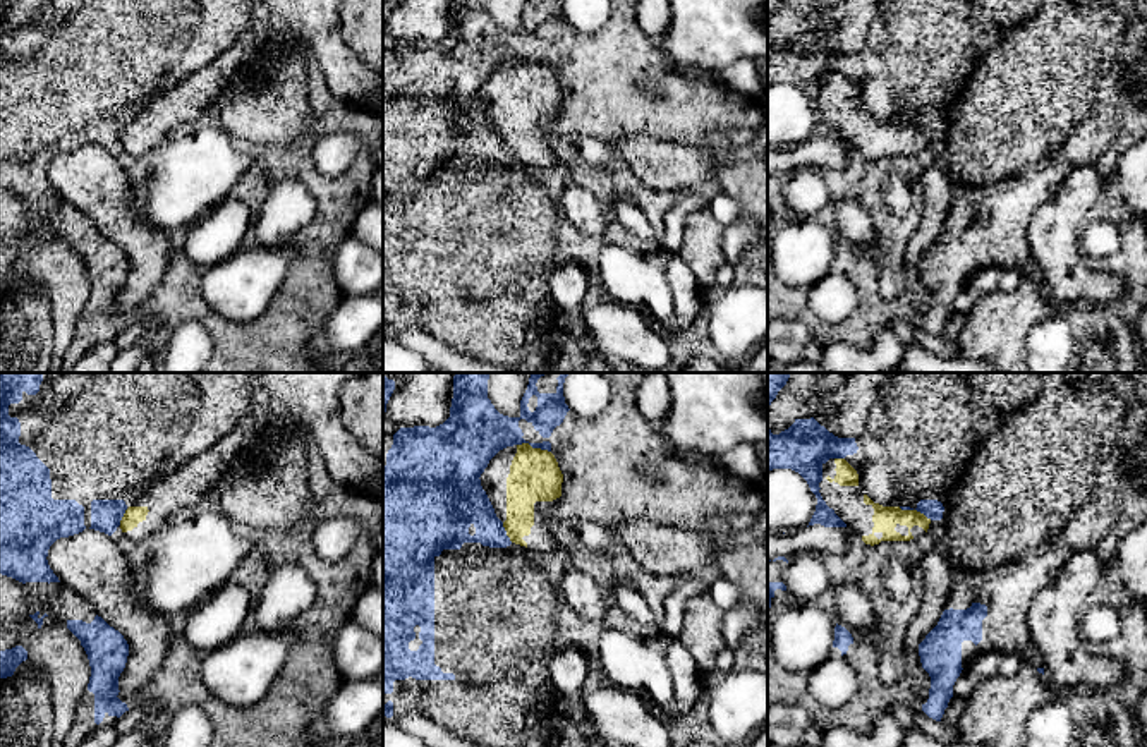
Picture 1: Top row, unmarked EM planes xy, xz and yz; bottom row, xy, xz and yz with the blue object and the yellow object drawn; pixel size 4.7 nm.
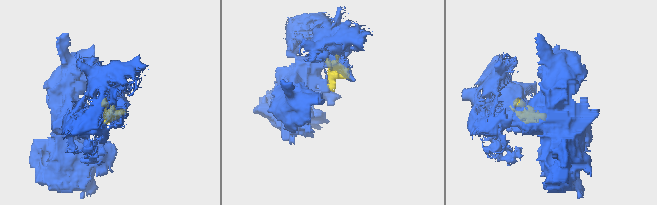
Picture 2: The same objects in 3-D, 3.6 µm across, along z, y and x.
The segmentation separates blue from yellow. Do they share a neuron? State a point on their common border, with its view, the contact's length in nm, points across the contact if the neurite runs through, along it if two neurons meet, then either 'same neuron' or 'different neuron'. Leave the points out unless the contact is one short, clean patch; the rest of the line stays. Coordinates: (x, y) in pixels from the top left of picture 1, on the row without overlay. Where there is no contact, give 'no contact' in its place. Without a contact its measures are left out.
xz (534, 62) | 170 nm | along xz (517, 59), (527, 59), (550, 67) | different neuron

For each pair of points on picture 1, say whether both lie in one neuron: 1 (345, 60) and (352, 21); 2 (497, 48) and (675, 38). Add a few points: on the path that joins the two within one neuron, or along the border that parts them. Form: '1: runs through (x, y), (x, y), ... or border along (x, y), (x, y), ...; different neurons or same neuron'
1: border along (339, 18), (342, 40), (364, 64); different neurons
2: border along (656, 43), (675, 66); different neurons

